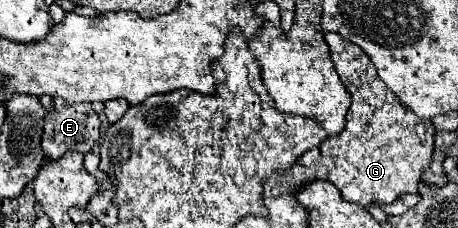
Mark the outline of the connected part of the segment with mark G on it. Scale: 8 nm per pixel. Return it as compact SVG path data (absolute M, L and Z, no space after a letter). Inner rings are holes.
M336 32L326 34L324 38L328 42L334 68L352 98L346 114L346 126L338 136L326 138L318 148L304 152L304 156L300 156L286 172L272 172L262 184L264 196L272 198L278 194L294 194L294 190L300 190L312 180L332 182L346 202L360 206L390 204L404 192L416 194L418 180L422 180L422 172L428 168L434 150L436 128L432 120L422 120L410 112L410 108L406 108L394 92L378 80L374 64L356 44L350 44L350 40Z

